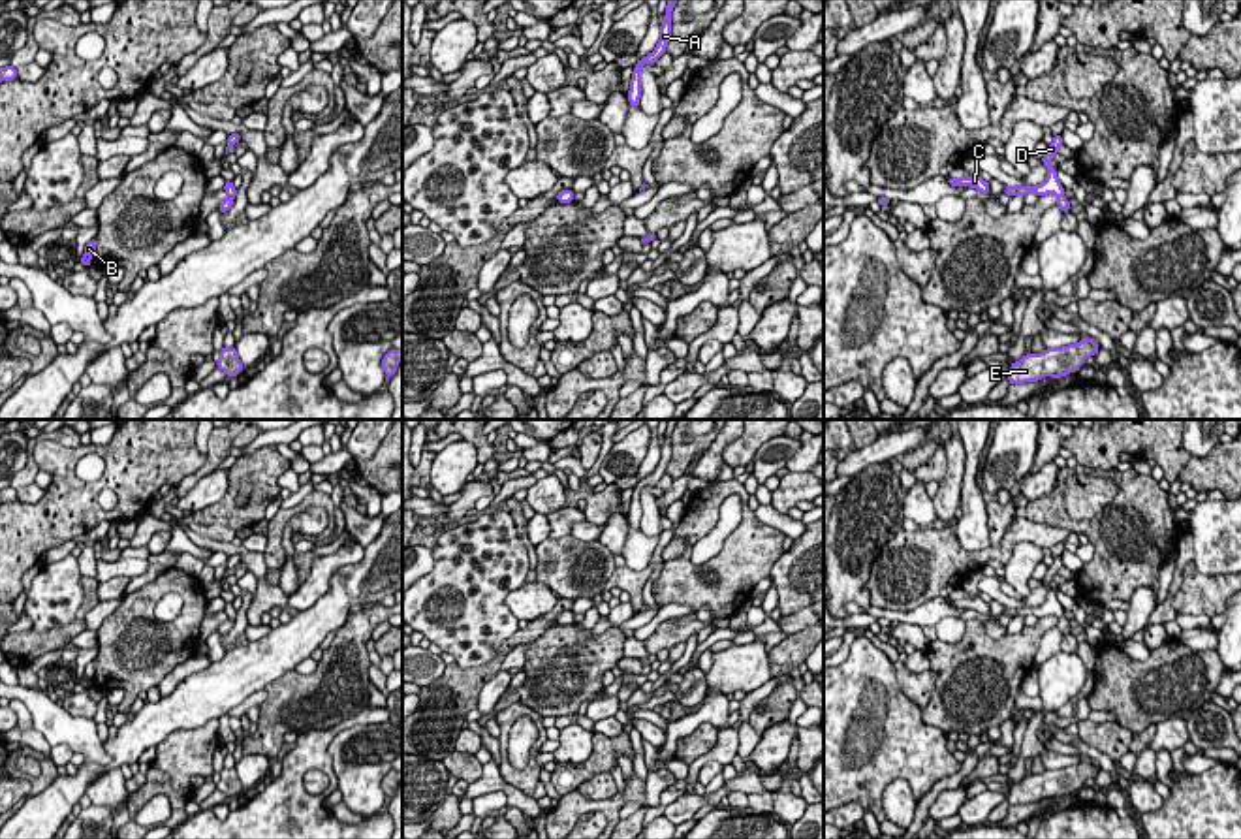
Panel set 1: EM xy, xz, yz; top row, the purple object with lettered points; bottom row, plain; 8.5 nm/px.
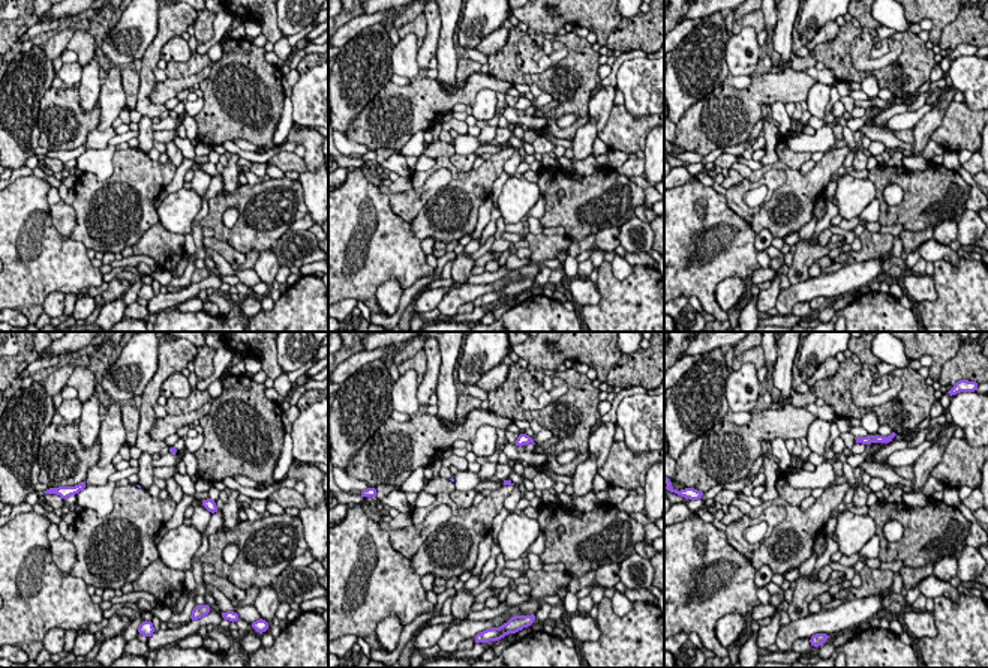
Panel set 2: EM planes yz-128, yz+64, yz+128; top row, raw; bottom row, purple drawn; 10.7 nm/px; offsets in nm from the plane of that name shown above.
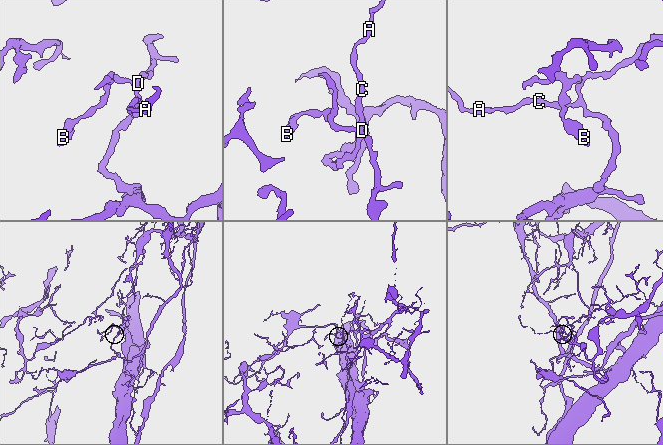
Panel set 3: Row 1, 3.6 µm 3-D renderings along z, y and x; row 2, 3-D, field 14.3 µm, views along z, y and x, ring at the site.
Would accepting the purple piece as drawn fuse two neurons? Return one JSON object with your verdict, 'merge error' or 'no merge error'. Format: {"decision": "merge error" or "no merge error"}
{"decision": "merge error"}

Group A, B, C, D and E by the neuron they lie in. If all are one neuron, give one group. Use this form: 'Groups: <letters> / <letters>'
Groups: A B C D / E

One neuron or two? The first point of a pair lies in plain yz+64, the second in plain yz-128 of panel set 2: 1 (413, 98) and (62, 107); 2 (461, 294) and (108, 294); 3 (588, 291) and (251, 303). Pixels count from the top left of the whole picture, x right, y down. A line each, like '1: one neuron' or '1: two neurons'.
1: one neuron
2: two neurons
3: one neuron

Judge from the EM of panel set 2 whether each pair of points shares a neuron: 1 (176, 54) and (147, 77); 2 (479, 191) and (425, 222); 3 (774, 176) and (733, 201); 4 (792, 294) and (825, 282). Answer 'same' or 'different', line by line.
1: different
2: same
3: same
4: same

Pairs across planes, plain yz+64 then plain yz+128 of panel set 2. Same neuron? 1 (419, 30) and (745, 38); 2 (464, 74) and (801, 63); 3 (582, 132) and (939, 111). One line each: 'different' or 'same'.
1: different
2: same
3: same

